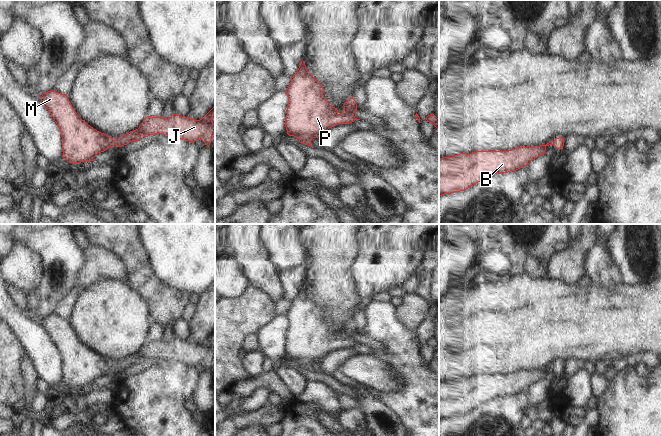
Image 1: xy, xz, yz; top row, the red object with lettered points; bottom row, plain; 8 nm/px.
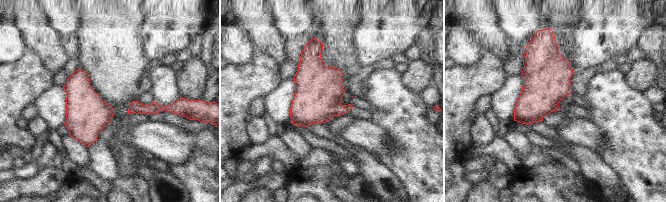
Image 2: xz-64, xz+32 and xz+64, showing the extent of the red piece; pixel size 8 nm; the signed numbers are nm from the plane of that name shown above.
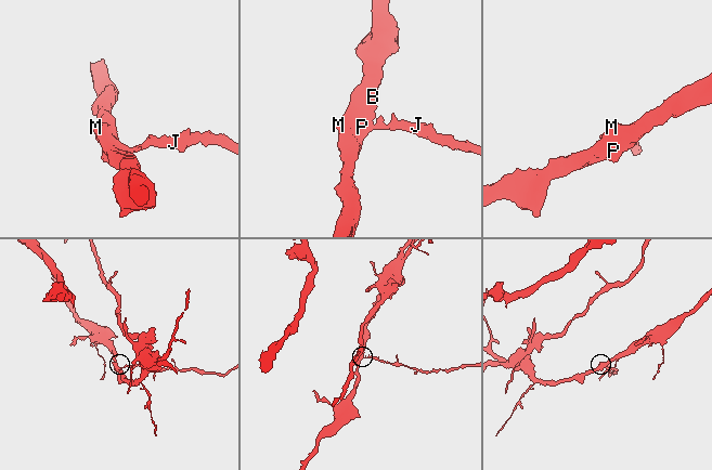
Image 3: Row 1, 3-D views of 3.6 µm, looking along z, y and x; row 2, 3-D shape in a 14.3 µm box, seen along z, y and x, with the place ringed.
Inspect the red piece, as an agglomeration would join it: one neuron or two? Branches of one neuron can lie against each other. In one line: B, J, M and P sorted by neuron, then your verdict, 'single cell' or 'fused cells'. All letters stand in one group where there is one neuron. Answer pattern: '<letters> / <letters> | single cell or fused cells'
B J M P | single cell

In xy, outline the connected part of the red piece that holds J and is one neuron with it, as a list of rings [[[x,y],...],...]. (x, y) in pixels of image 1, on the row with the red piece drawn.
[[[51,90],[42,94],[41,102],[49,111],[61,132],[63,139],[62,157],[73,164],[78,164],[83,161],[93,161],[93,158],[98,153],[106,151],[114,145],[122,147],[132,141],[140,141],[141,134],[145,137],[155,134],[164,134],[172,138],[184,139],[191,143],[194,143],[196,140],[202,140],[207,146],[210,145],[213,135],[215,134],[215,124],[212,122],[212,118],[215,115],[215,106],[200,120],[194,120],[185,116],[182,117],[177,114],[172,115],[168,119],[147,116],[138,129],[121,135],[114,141],[113,138],[97,131],[82,120],[73,109],[67,95]]]

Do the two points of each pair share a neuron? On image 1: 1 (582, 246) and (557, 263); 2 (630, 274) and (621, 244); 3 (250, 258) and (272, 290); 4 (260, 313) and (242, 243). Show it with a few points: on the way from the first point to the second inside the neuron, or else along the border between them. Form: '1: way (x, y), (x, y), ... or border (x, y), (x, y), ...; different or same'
1: way (576, 252), (563, 263); same
2: way (628, 267), (624, 251); same
3: way (256, 266), (268, 282); same
4: border (249, 283), (260, 288), (272, 299); different

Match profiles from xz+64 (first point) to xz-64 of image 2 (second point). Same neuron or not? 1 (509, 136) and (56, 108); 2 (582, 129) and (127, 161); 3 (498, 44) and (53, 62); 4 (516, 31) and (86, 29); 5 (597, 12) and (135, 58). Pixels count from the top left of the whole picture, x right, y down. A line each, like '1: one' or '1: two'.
1: two
2: two
3: one
4: two
5: two

